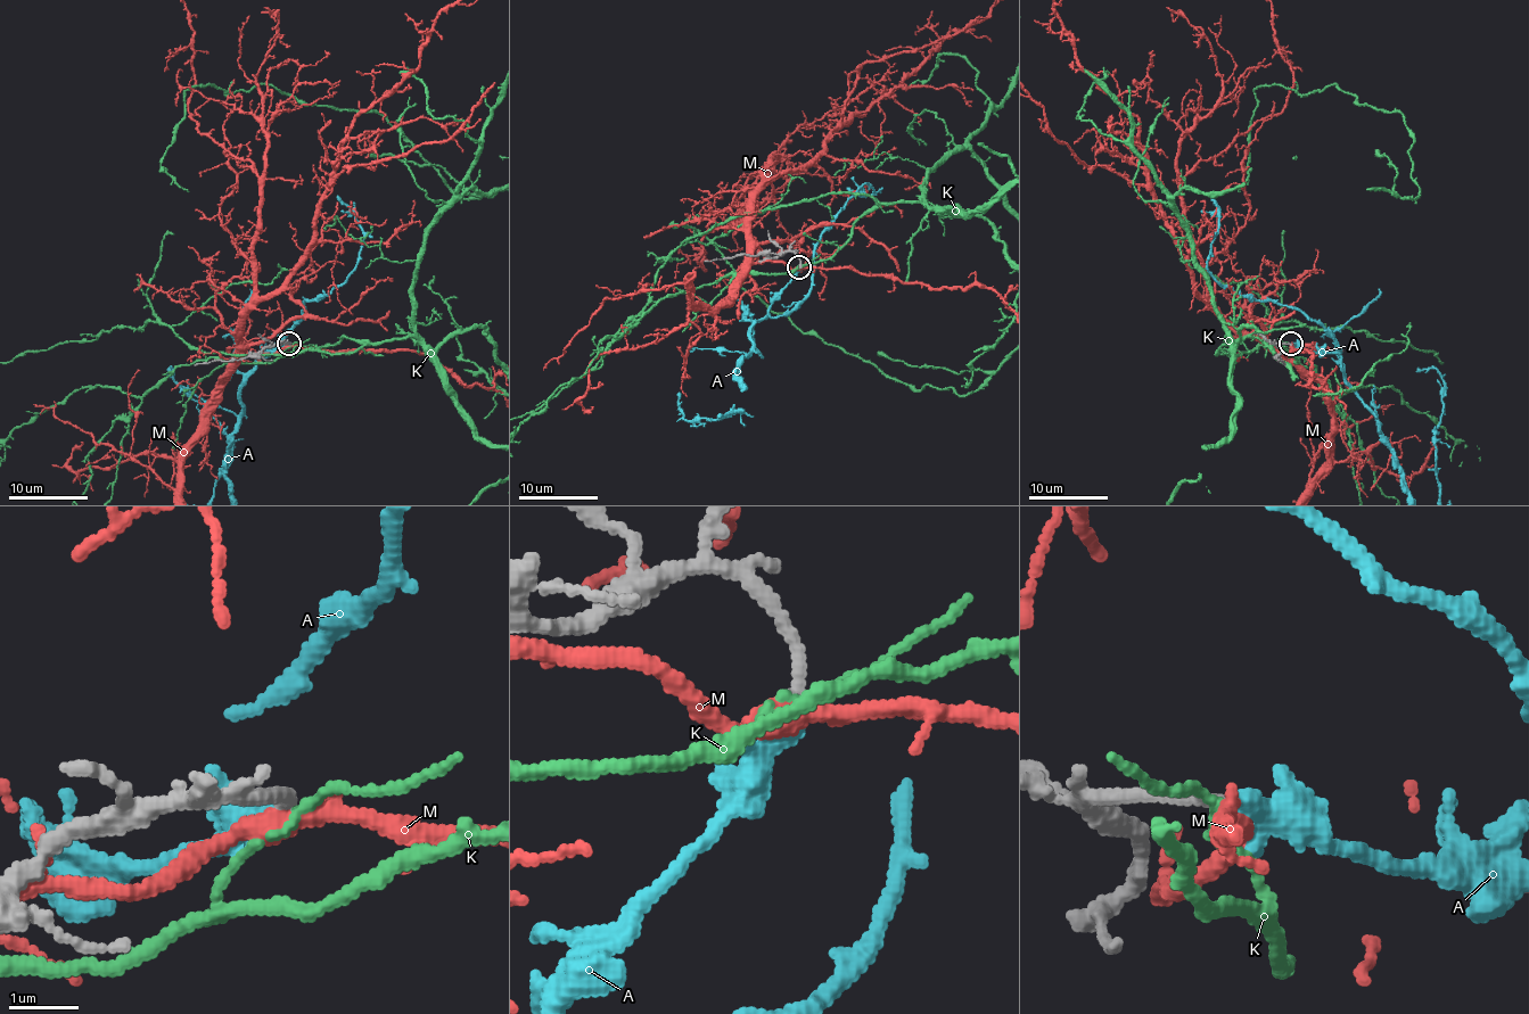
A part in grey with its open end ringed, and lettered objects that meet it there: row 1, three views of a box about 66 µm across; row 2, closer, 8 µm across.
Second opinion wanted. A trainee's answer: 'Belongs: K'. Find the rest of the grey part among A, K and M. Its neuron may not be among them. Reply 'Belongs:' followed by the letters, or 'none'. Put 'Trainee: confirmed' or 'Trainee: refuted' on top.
Trainee: refuted
Belongs: A

